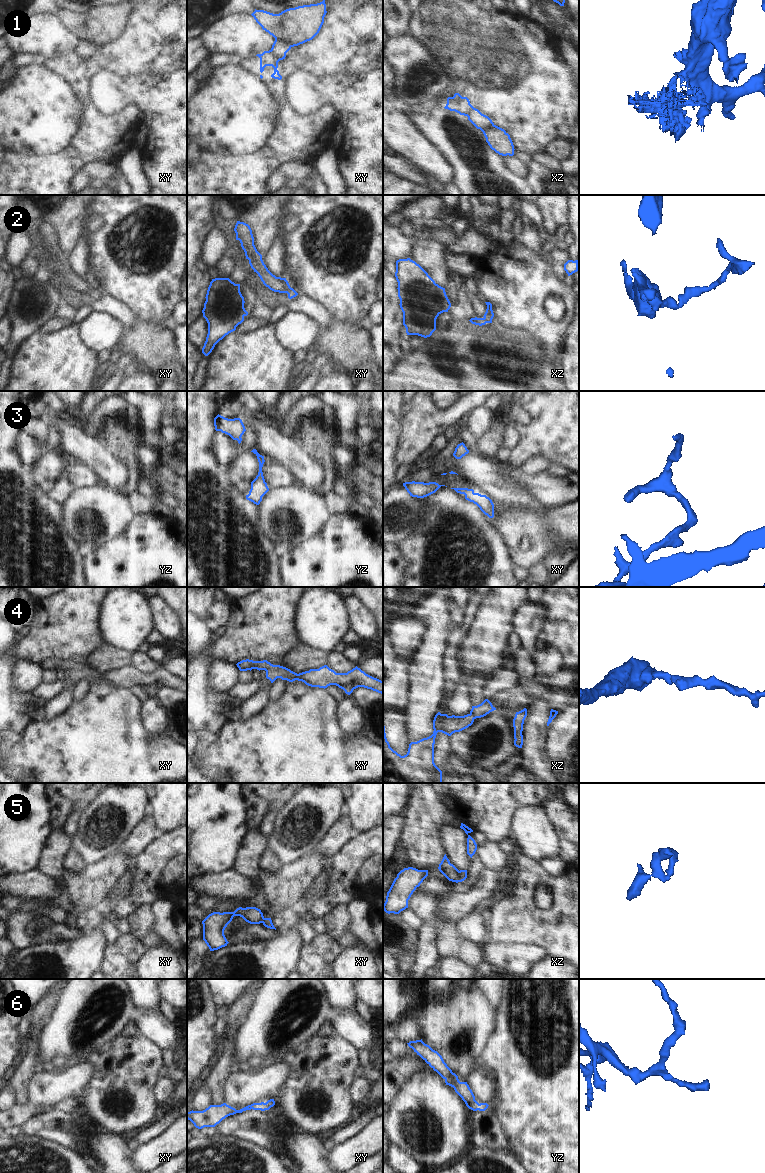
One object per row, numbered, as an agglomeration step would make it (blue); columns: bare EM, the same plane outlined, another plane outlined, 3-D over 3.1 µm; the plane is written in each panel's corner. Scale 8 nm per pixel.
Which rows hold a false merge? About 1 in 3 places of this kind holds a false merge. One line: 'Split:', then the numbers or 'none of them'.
Split: 1, 5

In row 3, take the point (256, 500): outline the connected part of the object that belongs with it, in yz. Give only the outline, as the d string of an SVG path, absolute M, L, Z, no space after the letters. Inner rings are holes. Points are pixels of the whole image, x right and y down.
M253 449L251 452L253 452L257 456L259 462L259 472L256 478L251 482L251 489L249 491L249 494L246 495L246 499L256 505L259 505L262 501L262 497L269 491L262 472L262 467L265 460L264 456L260 455L256 449Z

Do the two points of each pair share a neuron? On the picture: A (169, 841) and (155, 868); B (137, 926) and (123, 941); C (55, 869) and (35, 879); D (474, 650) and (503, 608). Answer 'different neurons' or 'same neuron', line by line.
A: same neuron
B: different neurons
C: different neurons
D: same neuron

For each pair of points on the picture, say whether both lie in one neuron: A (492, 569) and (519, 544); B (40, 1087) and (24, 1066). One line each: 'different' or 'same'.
A: different
B: different

